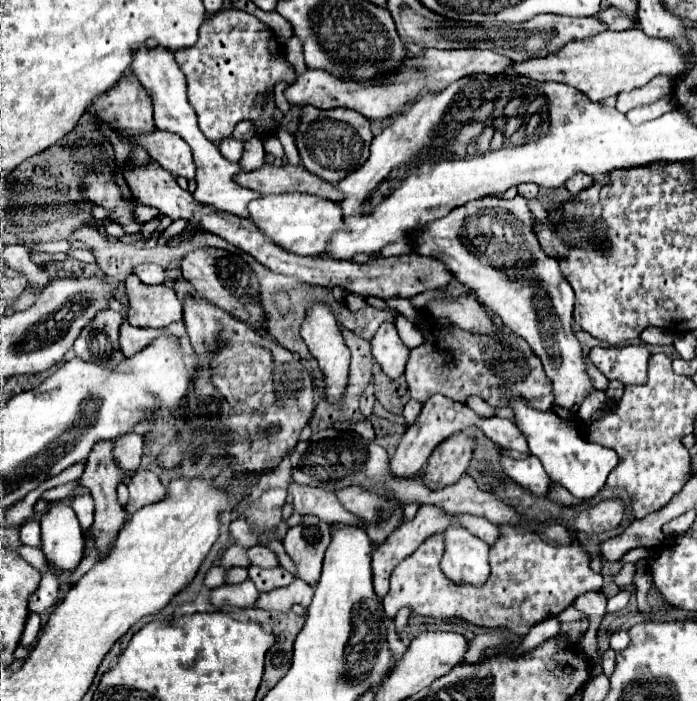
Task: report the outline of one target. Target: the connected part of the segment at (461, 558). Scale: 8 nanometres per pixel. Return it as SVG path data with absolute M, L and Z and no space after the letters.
M450 526L444 532L444 538L446 538L446 552L442 558L444 574L454 582L482 586L490 574L488 566L490 546L460 526Z

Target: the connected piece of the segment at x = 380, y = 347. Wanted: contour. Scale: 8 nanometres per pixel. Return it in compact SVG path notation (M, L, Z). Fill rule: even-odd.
M382 324L376 336L372 338L372 354L384 374L392 380L404 374L404 366L408 360L408 346L400 340L394 324Z

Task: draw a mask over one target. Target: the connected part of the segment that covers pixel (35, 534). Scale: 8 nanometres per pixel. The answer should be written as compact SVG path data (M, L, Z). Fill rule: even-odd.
M28 520L28 522L20 528L20 540L22 540L22 544L26 544L26 546L40 548L40 522Z

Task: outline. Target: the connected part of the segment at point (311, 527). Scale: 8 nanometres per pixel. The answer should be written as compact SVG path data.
M302 516L302 522L288 530L284 548L298 566L298 578L304 582L316 582L322 572L324 552L332 540L332 528L328 522L316 516Z

